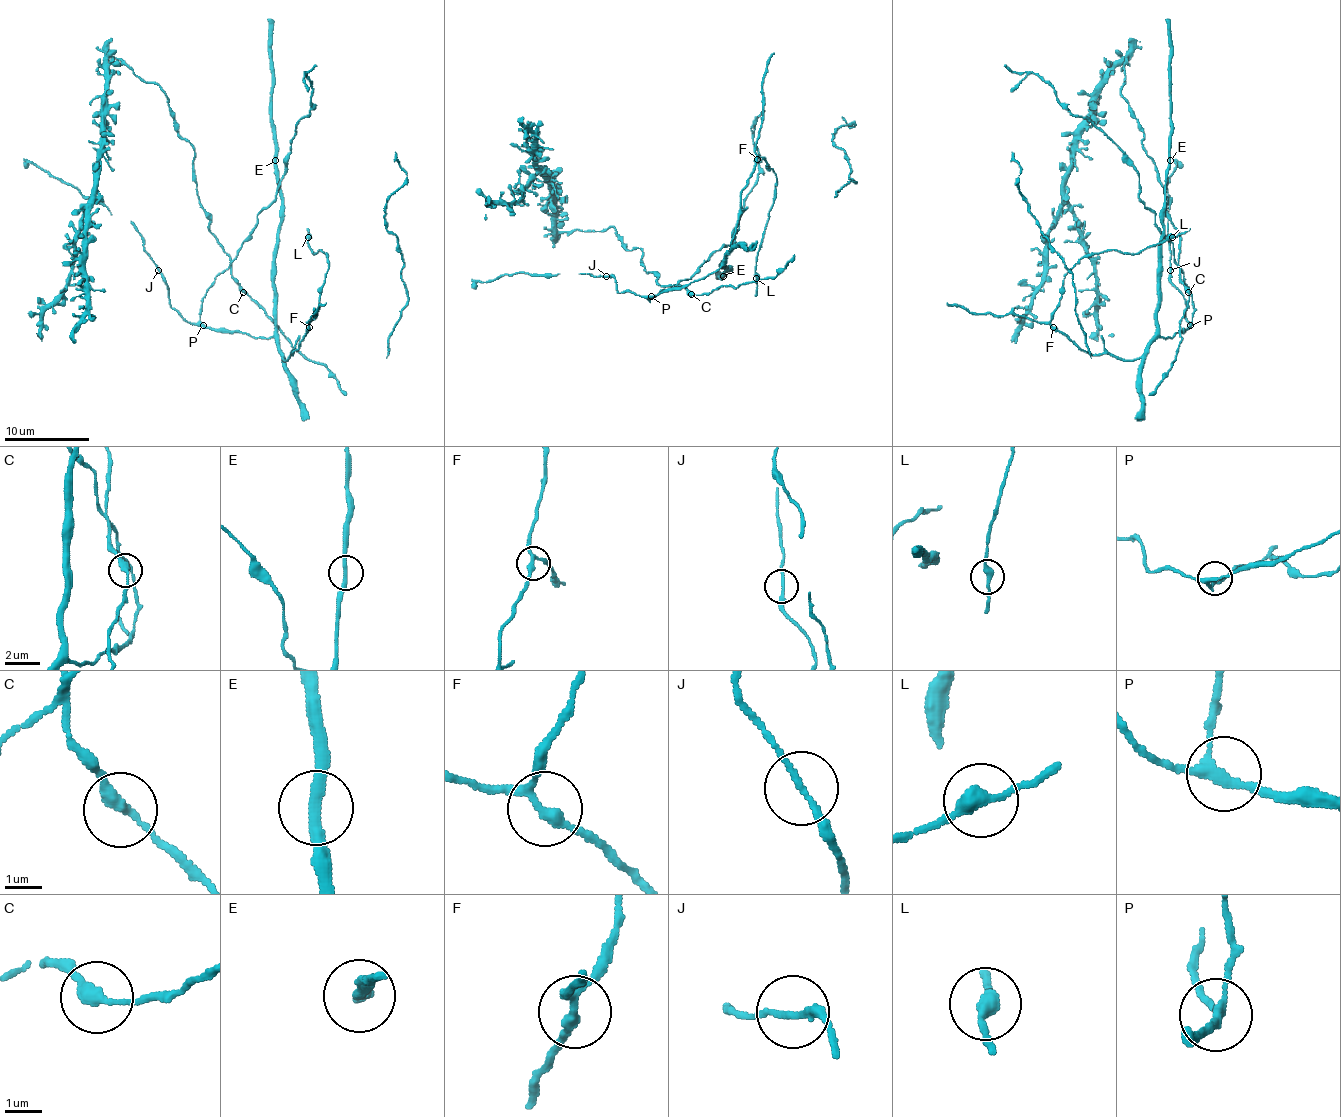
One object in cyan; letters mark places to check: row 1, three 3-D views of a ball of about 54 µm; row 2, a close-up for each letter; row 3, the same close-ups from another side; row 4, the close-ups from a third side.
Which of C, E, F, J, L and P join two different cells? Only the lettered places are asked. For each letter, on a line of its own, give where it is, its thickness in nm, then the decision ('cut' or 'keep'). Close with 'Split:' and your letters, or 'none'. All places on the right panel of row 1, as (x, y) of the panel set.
C: at (1188, 292); 280 nm thick; keep
E: at (1170, 160); 280 nm thick; keep
F: at (1053, 327); 220 nm thick; keep
J: at (1170, 270); 160 nm thick; keep
L: at (1172, 237); 320 nm thick; keep
P: at (1190, 325); 200 nm thick; keep
Split: none

